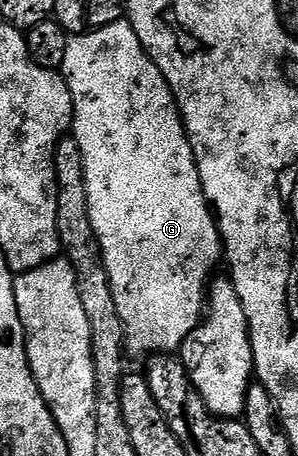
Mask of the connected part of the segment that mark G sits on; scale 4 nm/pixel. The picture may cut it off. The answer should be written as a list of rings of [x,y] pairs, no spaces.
[[[129,20],[72,35],[59,73],[73,97],[71,134],[83,152],[91,228],[101,246],[119,320],[123,320],[126,347],[144,356],[180,351],[203,321],[213,269],[223,258],[221,231],[201,187],[181,109]]]

